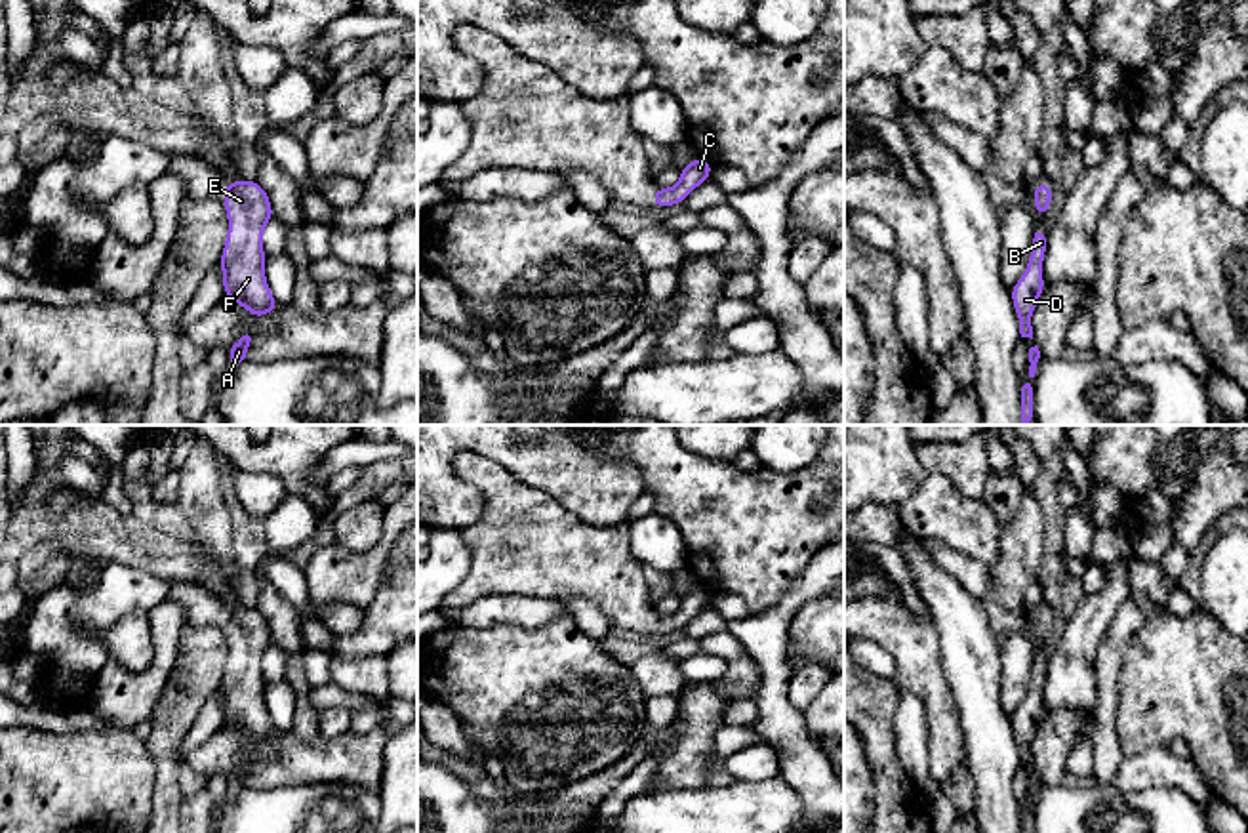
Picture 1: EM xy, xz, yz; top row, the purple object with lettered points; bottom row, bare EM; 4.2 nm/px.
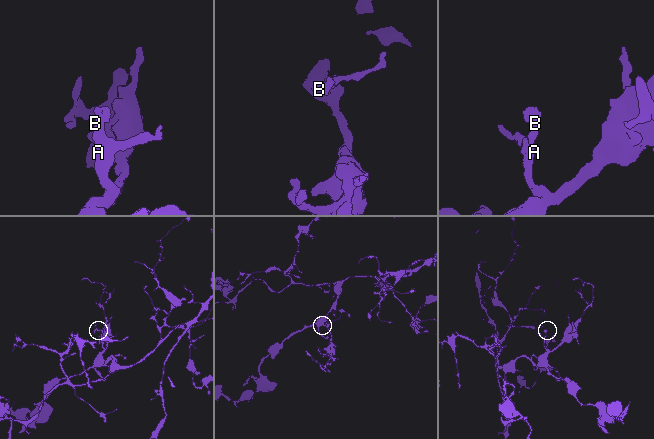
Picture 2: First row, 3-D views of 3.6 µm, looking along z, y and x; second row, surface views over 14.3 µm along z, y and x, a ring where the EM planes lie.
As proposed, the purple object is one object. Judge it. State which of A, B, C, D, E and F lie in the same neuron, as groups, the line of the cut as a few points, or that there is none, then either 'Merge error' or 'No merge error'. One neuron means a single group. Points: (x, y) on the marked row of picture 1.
Groups: A B C D E F. No split. No merge error

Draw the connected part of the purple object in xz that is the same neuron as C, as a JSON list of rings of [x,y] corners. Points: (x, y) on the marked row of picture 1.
[[[703,156],[694,158],[686,168],[680,170],[680,181],[671,189],[655,189],[652,204],[667,208],[673,204],[684,204],[686,196],[703,181],[711,177],[711,162]]]

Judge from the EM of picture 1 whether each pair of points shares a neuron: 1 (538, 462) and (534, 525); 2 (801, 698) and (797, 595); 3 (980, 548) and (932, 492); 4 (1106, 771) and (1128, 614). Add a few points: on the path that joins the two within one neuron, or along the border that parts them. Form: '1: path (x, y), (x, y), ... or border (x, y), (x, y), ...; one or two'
1: border (498, 464), (519, 481), (543, 490), (574, 513); two
2: border (791, 671), (789, 700), (799, 710); two
3: path (972, 534), (944, 506); one
4: path (1106, 732), (1107, 662), (1111, 652); one

